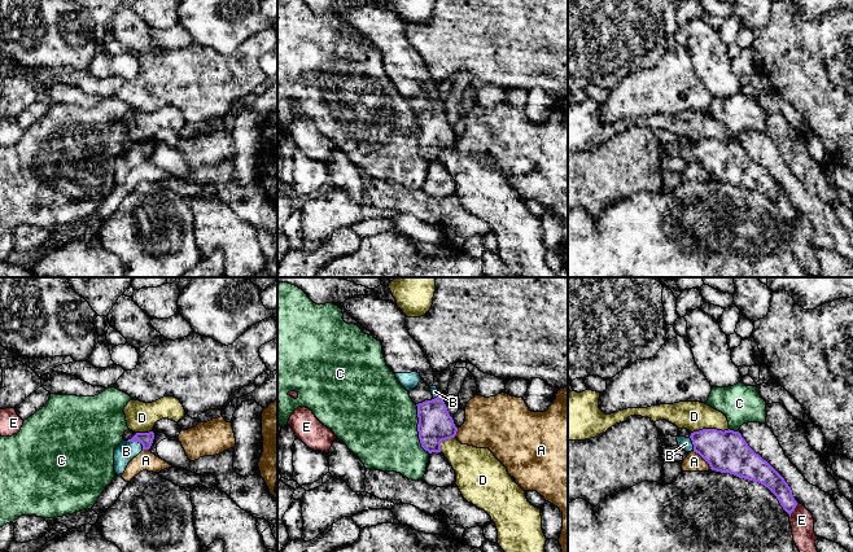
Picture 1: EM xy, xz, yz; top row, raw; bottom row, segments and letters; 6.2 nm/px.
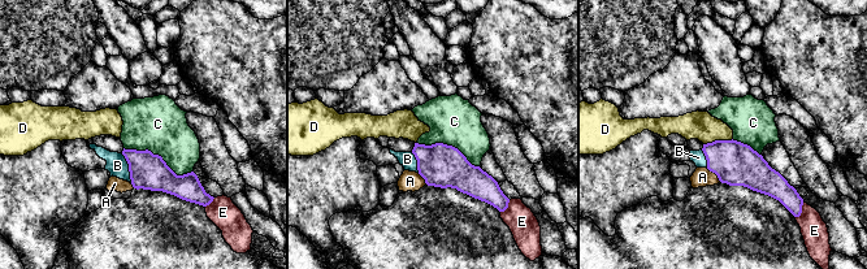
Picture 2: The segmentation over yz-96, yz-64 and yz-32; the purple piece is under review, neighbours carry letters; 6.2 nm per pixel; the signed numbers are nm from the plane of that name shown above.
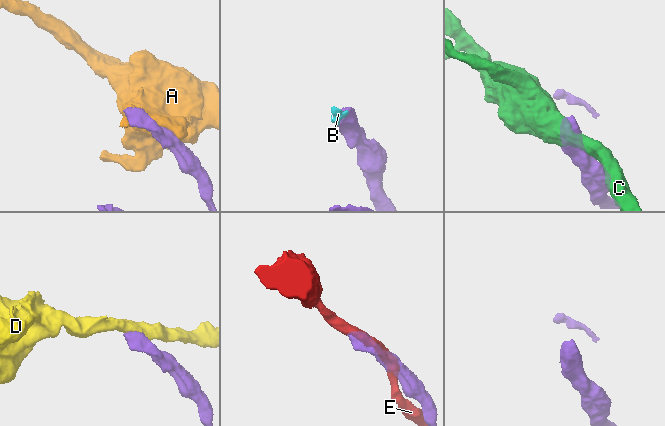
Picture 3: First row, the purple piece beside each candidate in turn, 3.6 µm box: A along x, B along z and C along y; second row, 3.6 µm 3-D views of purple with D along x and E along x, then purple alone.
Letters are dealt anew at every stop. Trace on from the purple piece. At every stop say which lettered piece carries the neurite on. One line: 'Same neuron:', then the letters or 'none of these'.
Same neuron: B

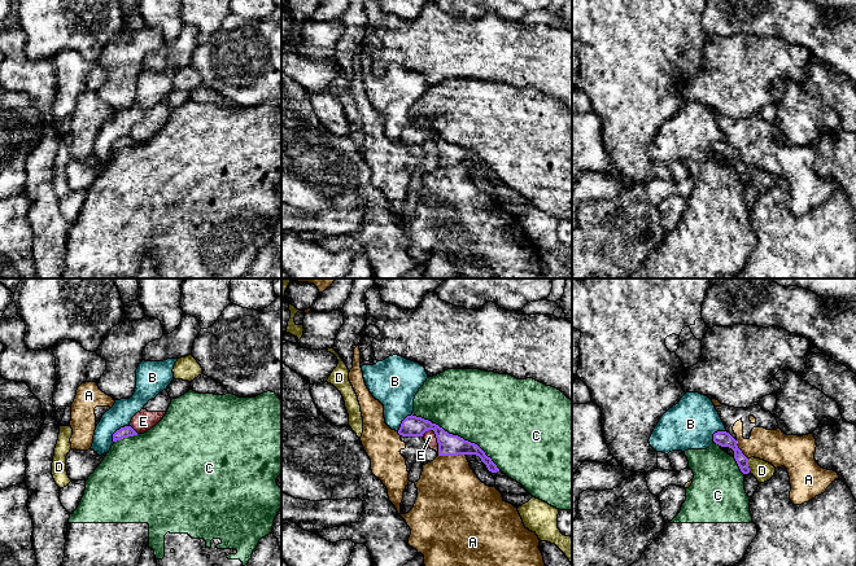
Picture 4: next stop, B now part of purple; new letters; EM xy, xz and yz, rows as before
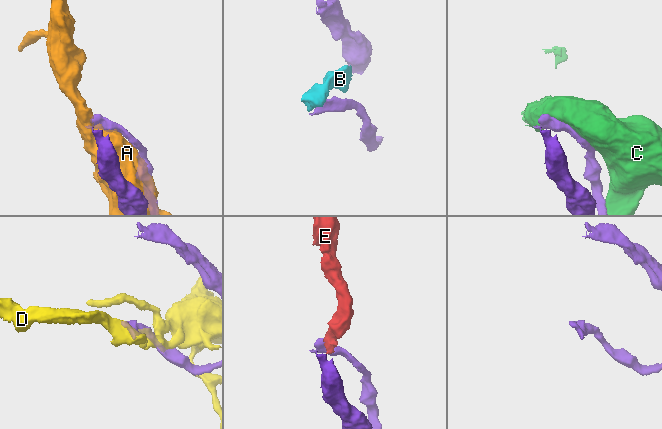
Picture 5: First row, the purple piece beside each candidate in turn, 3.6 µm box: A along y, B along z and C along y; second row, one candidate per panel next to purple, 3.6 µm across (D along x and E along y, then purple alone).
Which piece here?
Same neuron: none of these

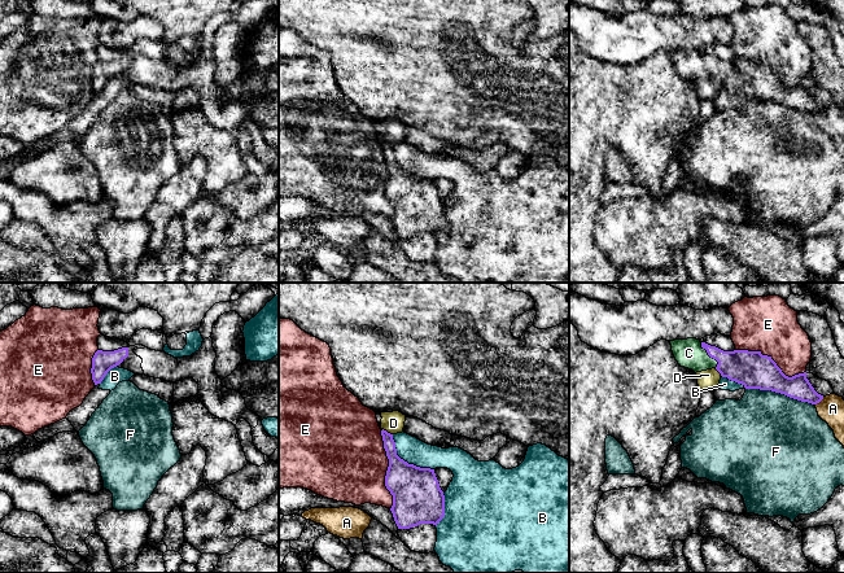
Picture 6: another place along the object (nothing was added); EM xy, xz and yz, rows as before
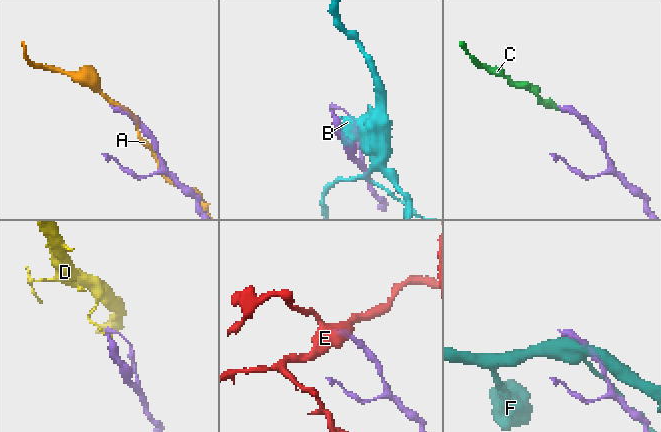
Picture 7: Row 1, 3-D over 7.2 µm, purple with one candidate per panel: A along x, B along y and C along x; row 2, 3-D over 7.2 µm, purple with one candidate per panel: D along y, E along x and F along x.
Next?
Same neuron: C

